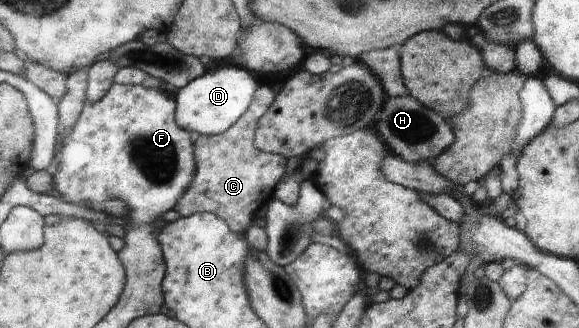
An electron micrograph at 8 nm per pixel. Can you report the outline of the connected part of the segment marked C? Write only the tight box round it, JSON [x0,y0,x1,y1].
[174,85,287,234]

